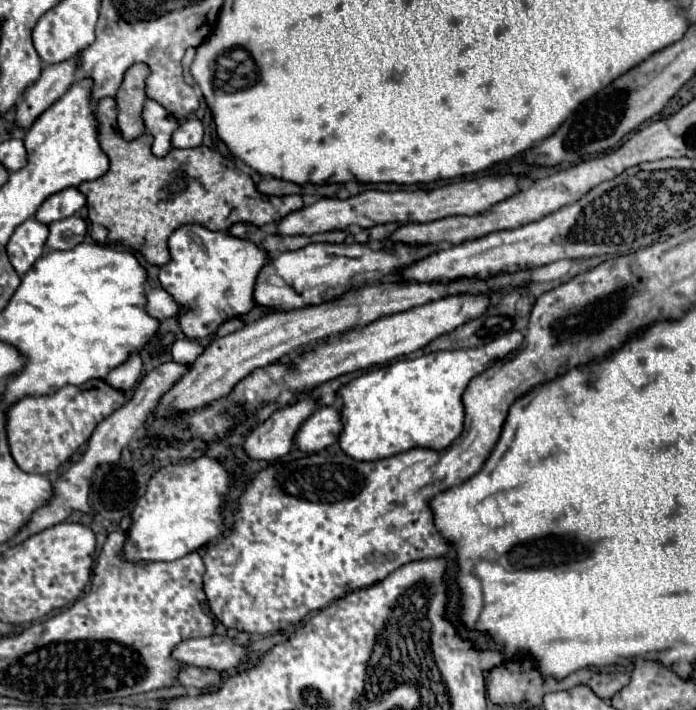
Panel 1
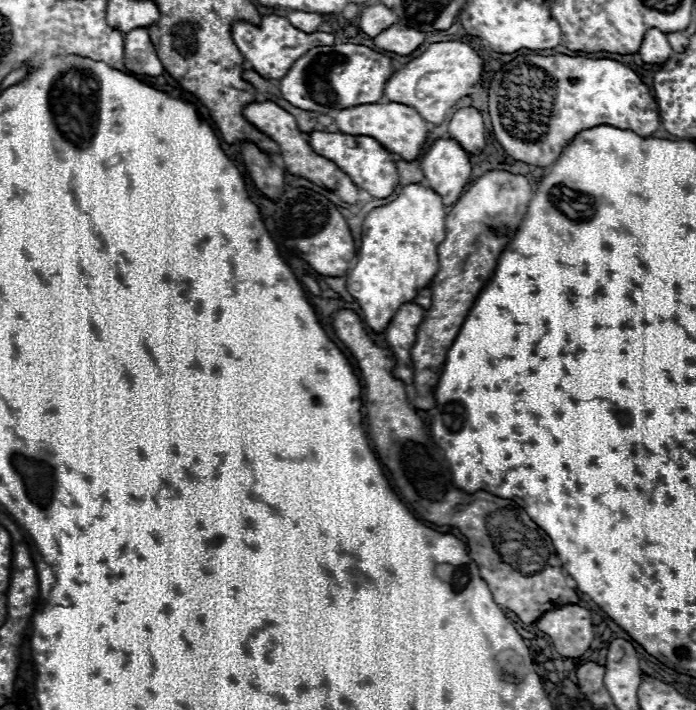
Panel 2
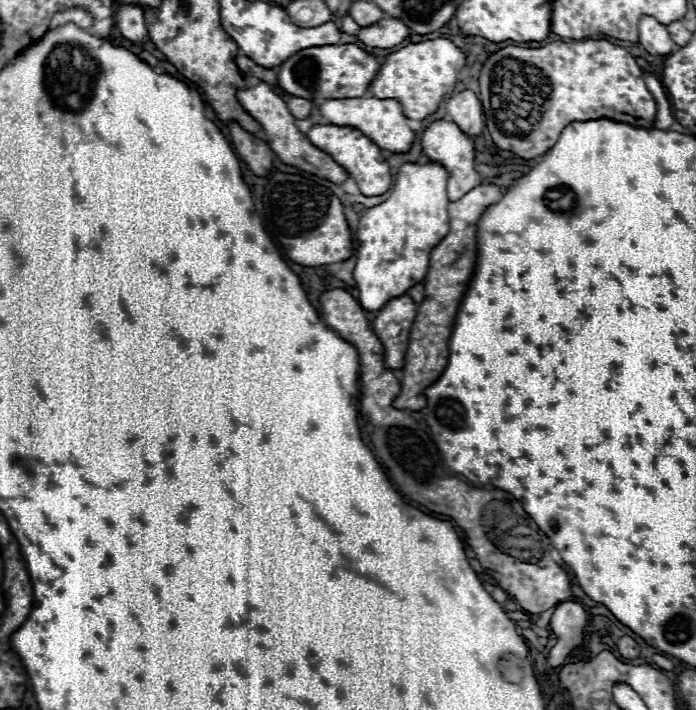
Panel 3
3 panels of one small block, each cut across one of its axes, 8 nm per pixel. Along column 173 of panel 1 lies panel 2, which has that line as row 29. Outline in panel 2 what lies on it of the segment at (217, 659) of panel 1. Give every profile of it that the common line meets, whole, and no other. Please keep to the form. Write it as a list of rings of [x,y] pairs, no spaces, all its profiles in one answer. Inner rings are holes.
[[[652,28],[646,32],[638,54],[646,64],[664,64],[672,56],[672,48],[666,40],[666,34]]]

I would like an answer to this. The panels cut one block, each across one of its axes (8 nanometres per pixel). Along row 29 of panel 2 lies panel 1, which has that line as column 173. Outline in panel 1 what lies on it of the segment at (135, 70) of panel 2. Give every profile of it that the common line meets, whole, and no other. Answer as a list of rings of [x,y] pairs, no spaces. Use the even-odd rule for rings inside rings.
[[[190,118],[190,120],[182,120],[180,128],[174,132],[172,136],[172,146],[174,148],[194,148],[200,146],[204,138],[204,126],[198,118]]]

